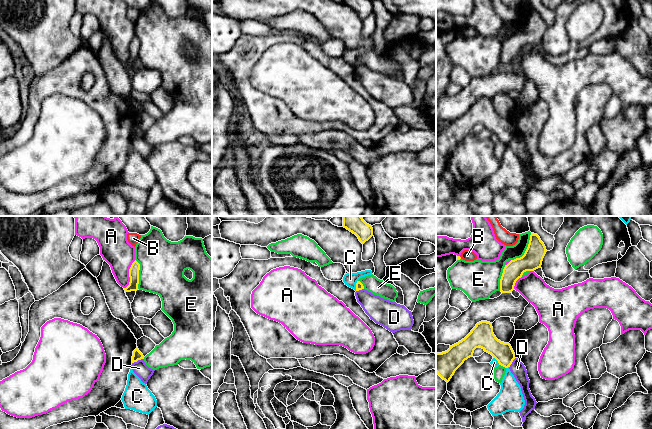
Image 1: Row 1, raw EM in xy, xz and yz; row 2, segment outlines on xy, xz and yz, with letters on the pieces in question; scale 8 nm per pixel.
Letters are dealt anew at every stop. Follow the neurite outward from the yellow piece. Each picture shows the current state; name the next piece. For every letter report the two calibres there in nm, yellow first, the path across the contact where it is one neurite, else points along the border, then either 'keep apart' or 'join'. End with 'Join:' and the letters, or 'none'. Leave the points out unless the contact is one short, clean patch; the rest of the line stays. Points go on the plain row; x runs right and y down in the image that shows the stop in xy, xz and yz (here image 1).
A: calibres 80 and 240 nm; keep apart
B: calibres 30 and 90 nm; keep apart
C: calibres 60 and 110 nm; keep apart
D: calibres 80 and 110 nm; border xy (143, 134), (132, 139); keep apart
E: calibres 160 and 110 nm; keep apart
Join: none

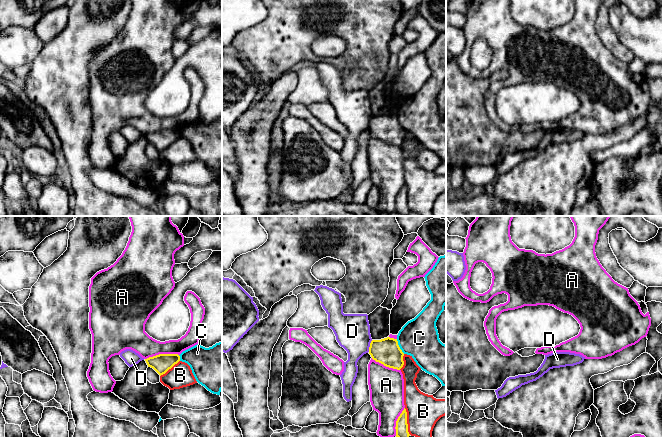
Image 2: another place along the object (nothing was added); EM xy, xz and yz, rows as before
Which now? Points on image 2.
A: calibres 150 and 190 nm; keep apart
B: calibres 100 and 280 nm; keep apart
C: calibres 220 and 320 nm; keep apart
D: calibres 220 and 280 nm; border xz (372, 116), (368, 127); keep apart
Join: none

